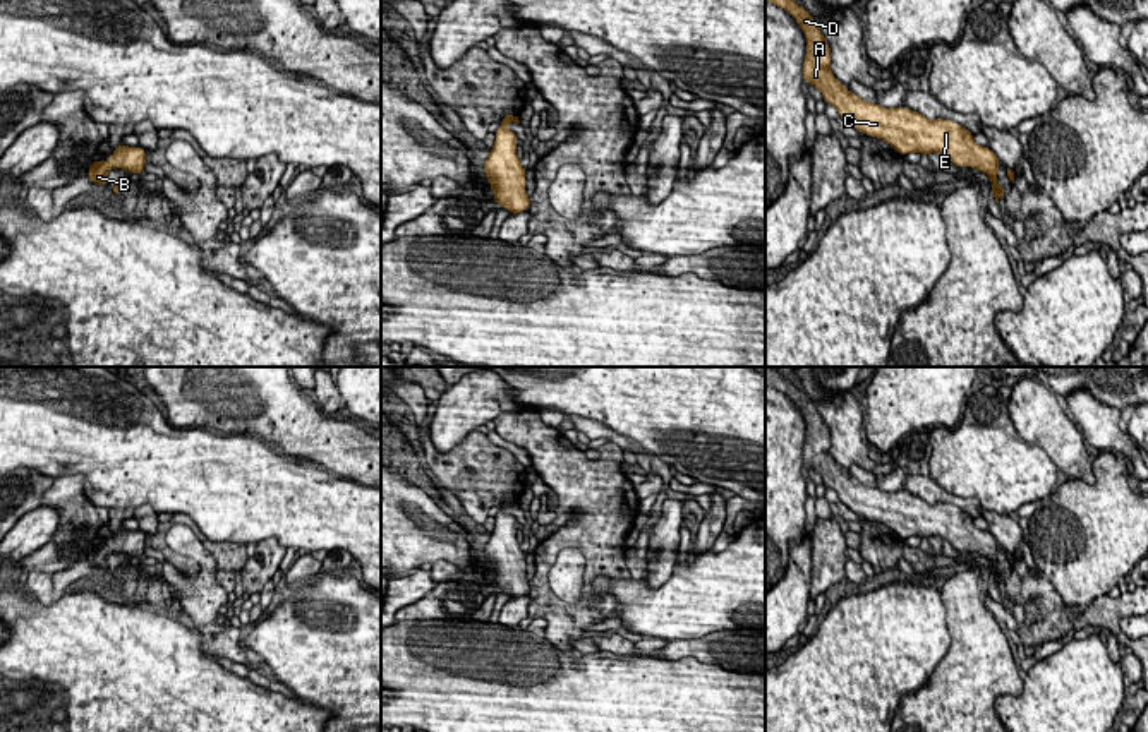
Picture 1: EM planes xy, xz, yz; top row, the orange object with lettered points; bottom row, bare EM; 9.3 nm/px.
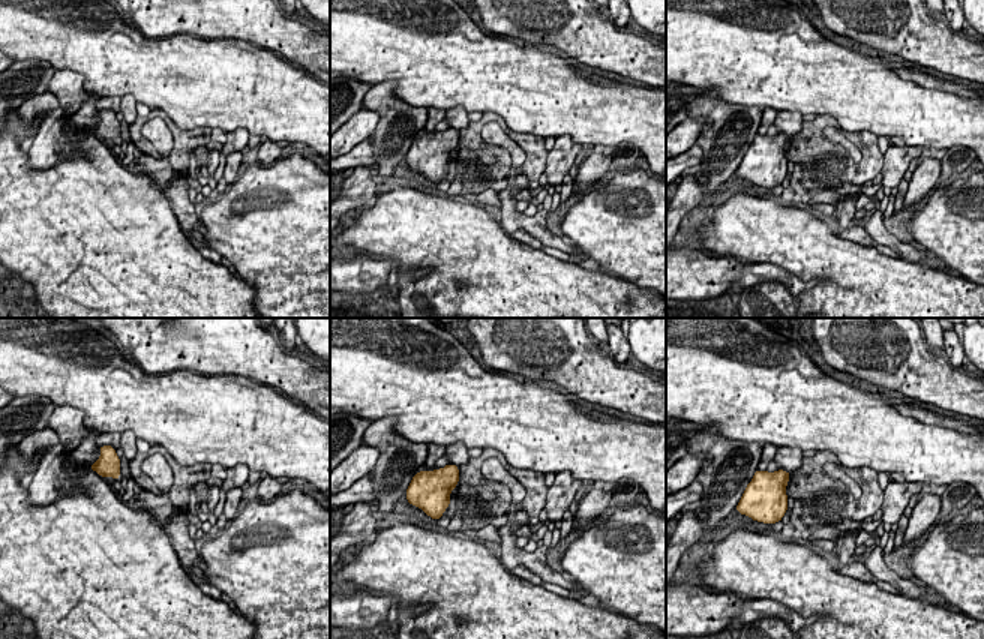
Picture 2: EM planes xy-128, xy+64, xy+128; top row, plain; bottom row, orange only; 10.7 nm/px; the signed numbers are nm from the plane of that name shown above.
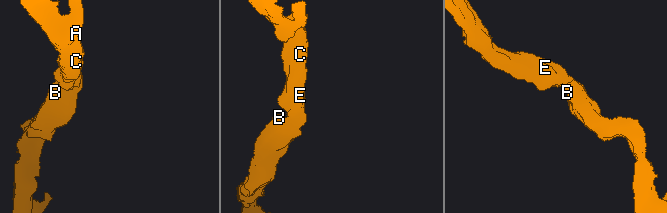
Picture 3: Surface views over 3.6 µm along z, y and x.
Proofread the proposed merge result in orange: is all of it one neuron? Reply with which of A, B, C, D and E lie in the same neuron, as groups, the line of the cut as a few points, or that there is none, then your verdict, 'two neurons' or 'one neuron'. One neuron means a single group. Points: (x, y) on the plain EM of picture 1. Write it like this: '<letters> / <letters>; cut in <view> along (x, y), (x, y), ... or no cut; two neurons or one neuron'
A B C D E; no cut; one neuron

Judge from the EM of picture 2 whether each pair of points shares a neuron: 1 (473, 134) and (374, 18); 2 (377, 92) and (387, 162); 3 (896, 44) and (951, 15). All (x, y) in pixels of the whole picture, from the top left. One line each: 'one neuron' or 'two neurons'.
1: two neurons
2: one neuron
3: two neurons

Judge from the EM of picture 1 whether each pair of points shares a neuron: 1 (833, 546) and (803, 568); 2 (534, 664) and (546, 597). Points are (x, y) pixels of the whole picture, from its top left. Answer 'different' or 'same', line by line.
1: different
2: different

